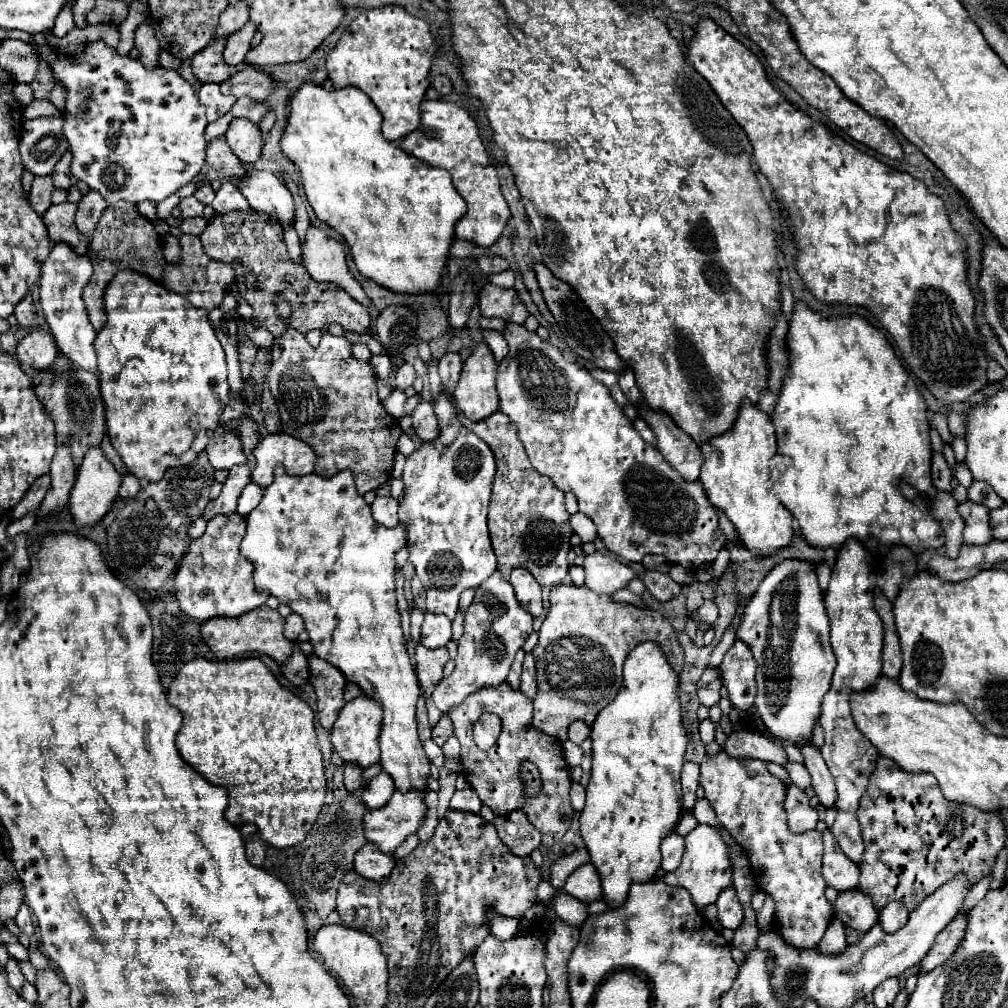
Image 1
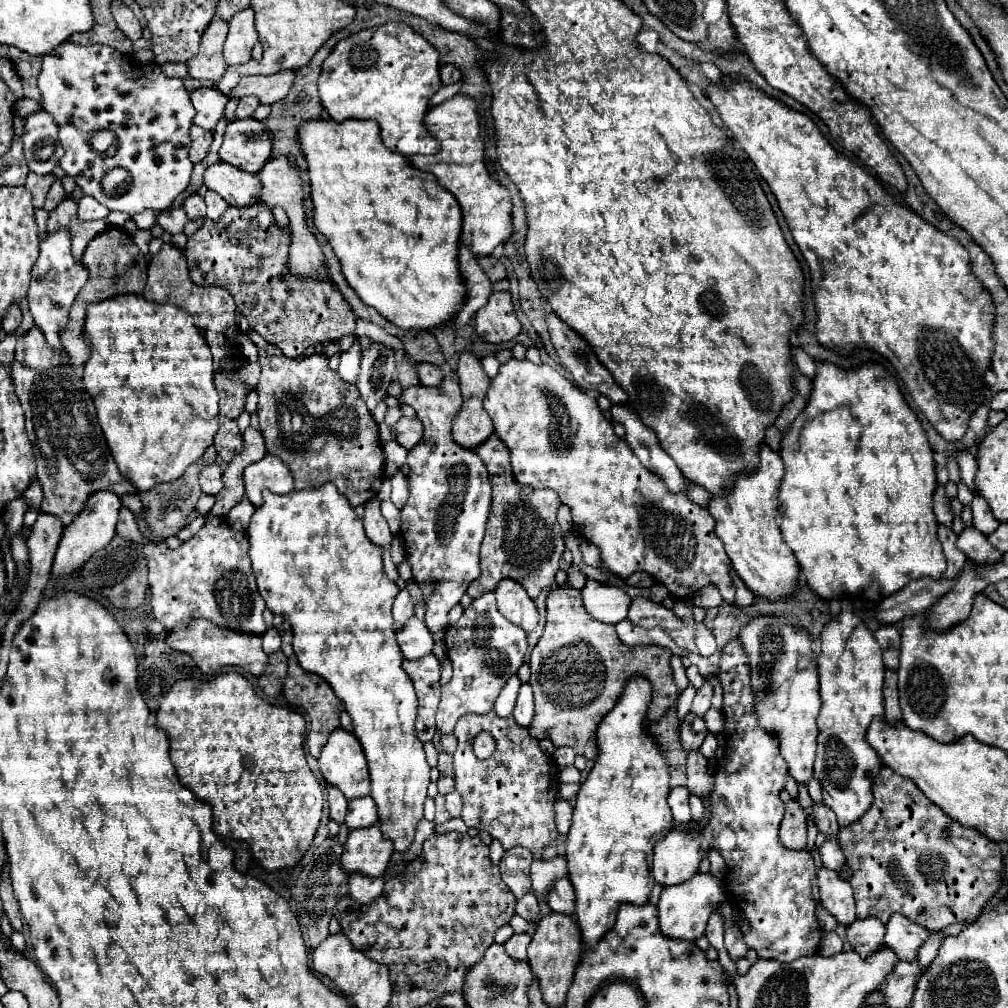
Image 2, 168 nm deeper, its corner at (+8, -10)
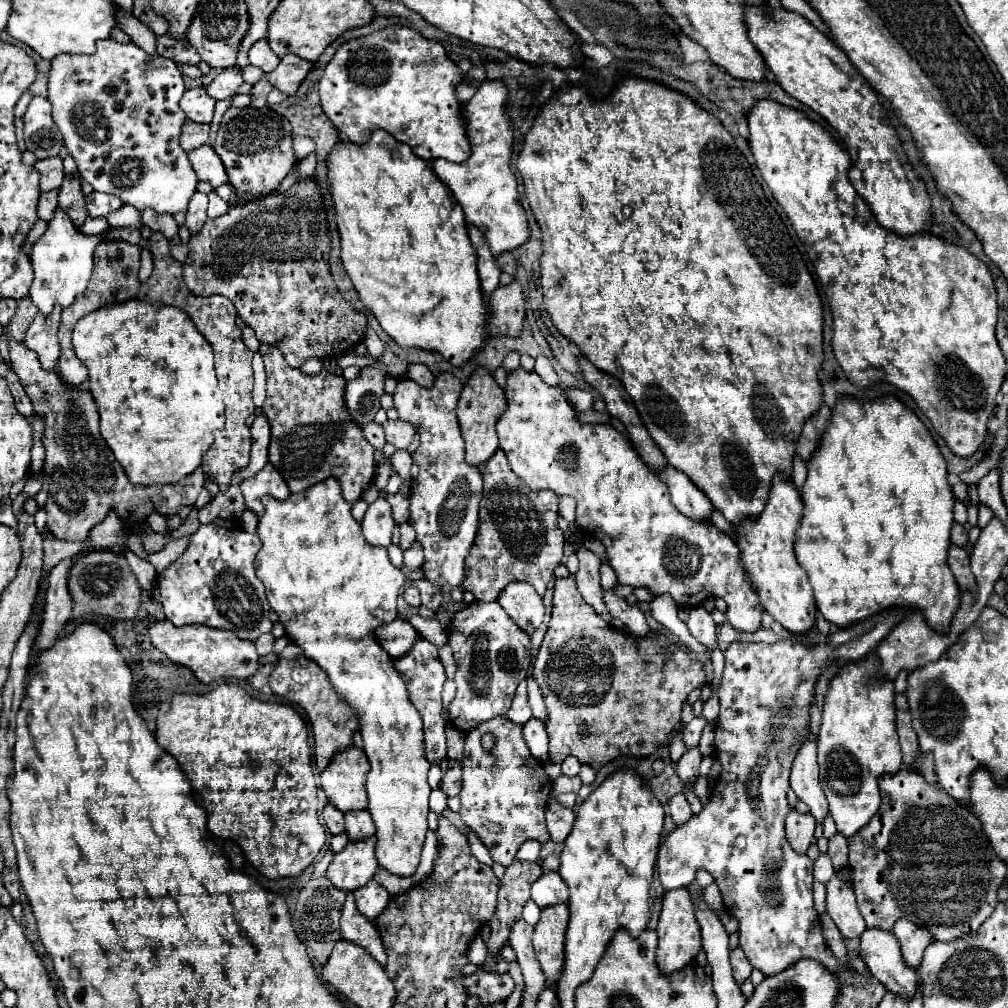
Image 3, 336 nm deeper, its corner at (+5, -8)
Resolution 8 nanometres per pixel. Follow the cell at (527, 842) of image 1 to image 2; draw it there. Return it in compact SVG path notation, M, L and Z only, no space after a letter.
M513 847L511 851L505 851L505 855L499 861L501 879L507 883L507 887L515 893L517 899L521 899L531 889L529 879L531 861L533 855L525 847Z

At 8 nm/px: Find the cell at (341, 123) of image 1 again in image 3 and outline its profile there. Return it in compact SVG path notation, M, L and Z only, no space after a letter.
M382 129L374 131L366 145L356 145L356 143L348 143L348 141L338 143L338 147L328 157L328 169L330 169L328 179L330 179L332 199L334 199L334 207L336 207L336 223L338 223L338 231L340 231L340 239L342 239L342 263L344 263L344 269L346 269L348 277L352 279L352 283L354 283L354 287L358 291L360 301L374 313L374 317L378 319L380 327L400 347L416 347L416 349L434 351L434 353L440 353L450 365L462 367L478 351L484 349L484 341L488 337L488 333L486 333L486 317L490 315L490 305L486 305L486 297L484 297L484 293L480 289L478 271L476 271L478 255L474 253L474 247L472 247L472 243L468 239L468 229L466 229L462 207L454 201L450 189L446 189L446 185L436 177L436 173L432 171L432 165L428 161L422 161L420 157L416 157L414 151L408 145L398 143L392 135L388 135Z

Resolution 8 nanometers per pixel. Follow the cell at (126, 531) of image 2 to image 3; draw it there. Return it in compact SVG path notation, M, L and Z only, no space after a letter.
M216 519L208 525L200 525L190 537L188 549L166 571L158 573L156 591L166 619L178 627L198 623L226 629L246 641L256 641L262 633L270 633L270 605L264 585L254 571L254 557L260 547L256 533L242 531L230 521Z

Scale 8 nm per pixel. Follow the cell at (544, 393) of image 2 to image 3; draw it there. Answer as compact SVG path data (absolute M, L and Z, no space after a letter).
M518 369L514 373L508 375L508 385L504 389L506 393L506 399L508 399L508 409L506 413L500 417L498 425L496 425L496 431L498 431L498 439L500 439L500 449L506 453L508 457L508 465L510 469L532 489L532 491L540 491L540 489L550 489L554 491L556 495L572 495L578 505L576 505L576 525L588 533L598 533L598 539L604 543L606 547L606 559L608 563L612 565L612 569L616 571L618 575L618 581L622 585L630 585L630 587L644 587L648 589L652 595L672 595L676 605L678 607L696 607L700 605L702 601L710 599L710 597L722 597L728 605L726 609L727 620L730 621L730 625L738 631L746 631L746 633L754 633L760 629L760 621L762 621L762 613L764 613L764 607L762 603L758 601L758 595L754 593L754 589L750 589L750 581L746 581L746 573L742 573L742 565L738 565L738 547L734 545L734 541L724 535L722 531L718 531L714 525L710 523L694 523L692 519L684 517L682 513L676 511L676 507L672 505L670 501L670 495L668 495L668 487L662 483L662 479L650 471L644 461L638 457L636 449L632 447L632 443L628 441L628 437L624 437L622 433L618 433L612 425L604 423L604 425L582 425L578 423L576 419L576 409L568 403L566 399L566 389L564 387L548 387L536 373L526 373L524 369Z

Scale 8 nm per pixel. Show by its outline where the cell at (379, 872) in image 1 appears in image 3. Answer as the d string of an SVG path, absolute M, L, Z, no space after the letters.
M374 879L368 881L362 889L356 889L354 897L356 897L358 911L368 921L374 921L374 917L378 917L378 913L382 913L382 909L386 909L388 899L390 899L388 891L380 883L376 883Z

